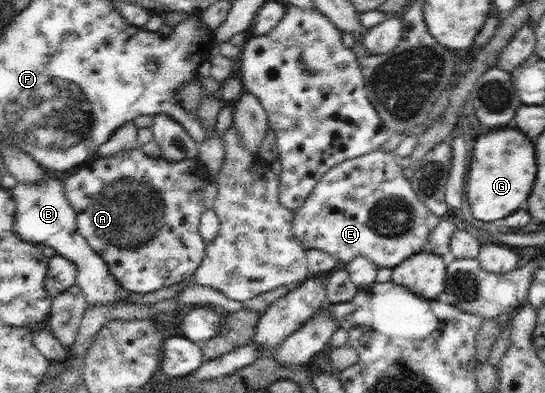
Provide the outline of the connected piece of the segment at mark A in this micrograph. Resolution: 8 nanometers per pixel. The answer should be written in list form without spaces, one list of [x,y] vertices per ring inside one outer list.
[[[134,148],[133,150],[120,152],[112,156],[93,157],[88,166],[80,168],[80,170],[64,181],[64,195],[66,195],[70,206],[76,211],[76,228],[78,232],[88,241],[88,245],[104,259],[116,282],[126,291],[146,294],[164,286],[172,286],[176,282],[188,280],[194,274],[194,271],[200,267],[200,264],[202,264],[206,252],[206,243],[200,234],[199,226],[202,213],[206,210],[202,203],[202,193],[204,193],[204,186],[209,183],[209,176],[208,170],[204,168],[204,165],[198,158],[180,161],[166,160],[162,156],[152,158],[152,156],[144,155],[144,152],[139,150],[139,148]]]

